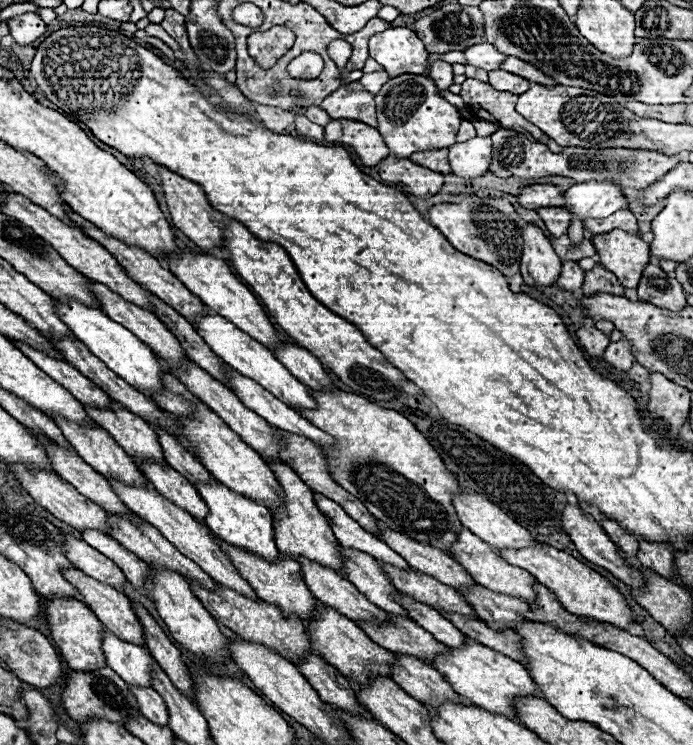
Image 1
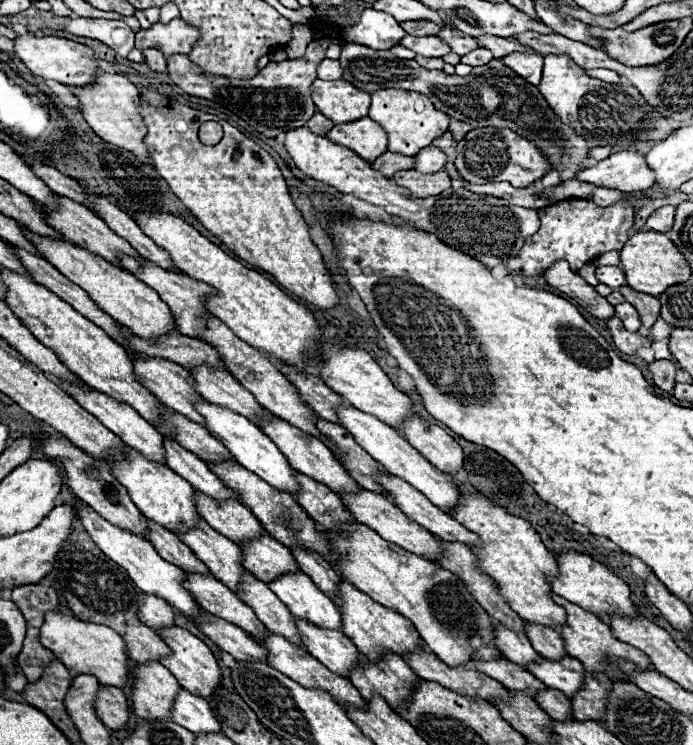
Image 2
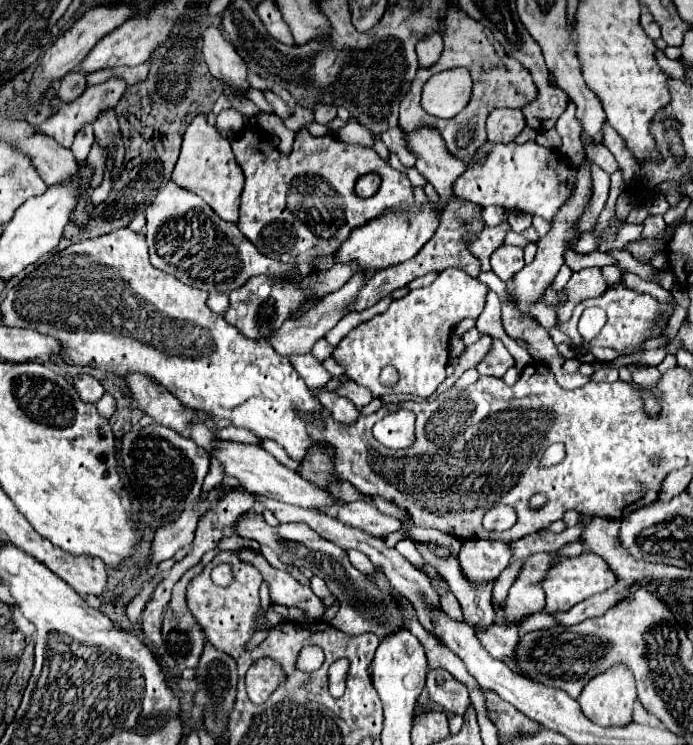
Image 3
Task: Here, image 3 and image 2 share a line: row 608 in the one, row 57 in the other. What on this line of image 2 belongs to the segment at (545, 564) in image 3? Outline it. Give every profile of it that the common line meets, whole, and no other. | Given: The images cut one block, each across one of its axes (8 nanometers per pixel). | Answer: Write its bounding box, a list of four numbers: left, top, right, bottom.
[502,52,544,86]

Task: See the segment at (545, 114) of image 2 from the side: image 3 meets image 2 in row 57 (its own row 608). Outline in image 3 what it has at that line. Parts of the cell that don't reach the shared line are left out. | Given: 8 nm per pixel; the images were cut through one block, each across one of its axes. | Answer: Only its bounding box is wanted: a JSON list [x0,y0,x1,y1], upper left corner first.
[234,512,406,640]

